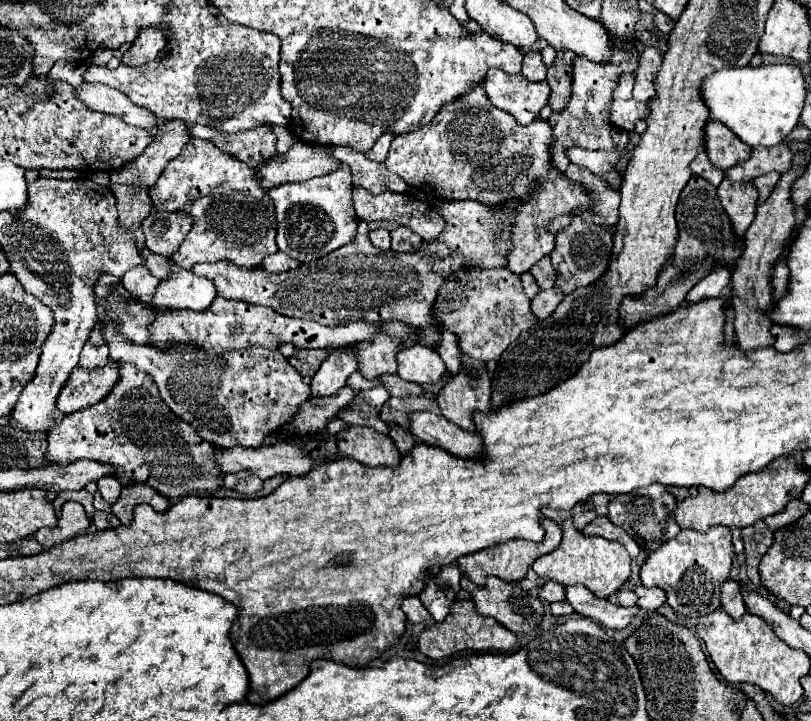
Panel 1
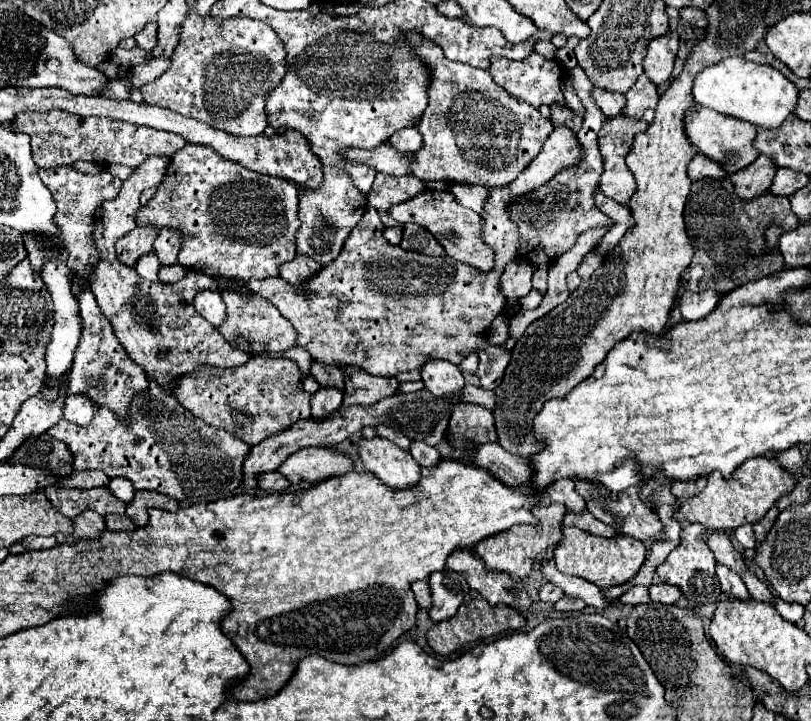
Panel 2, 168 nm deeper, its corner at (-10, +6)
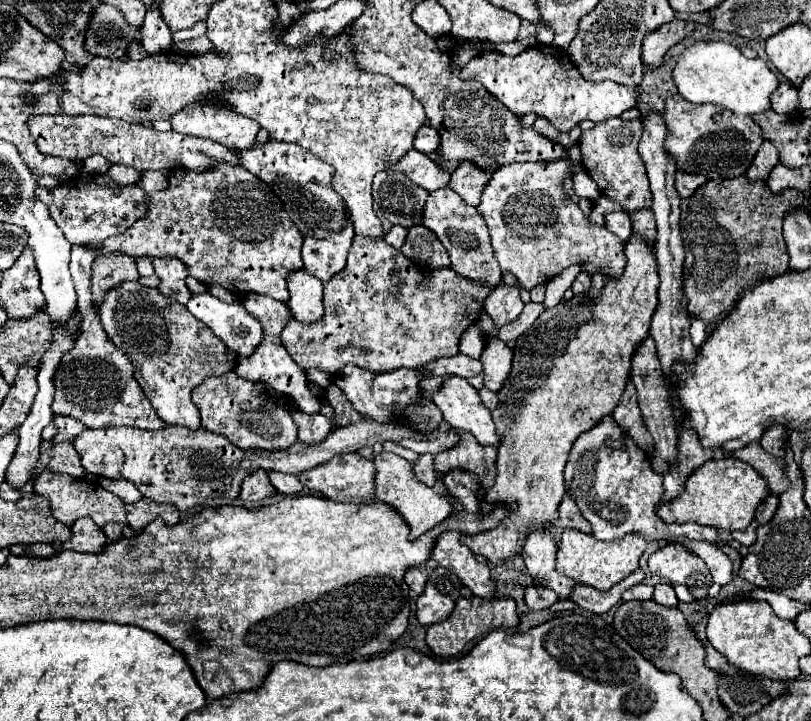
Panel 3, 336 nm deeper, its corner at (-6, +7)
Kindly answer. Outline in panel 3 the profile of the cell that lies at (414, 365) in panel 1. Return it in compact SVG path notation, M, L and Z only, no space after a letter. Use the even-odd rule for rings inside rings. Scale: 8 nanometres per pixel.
M446 378L442 388L432 394L432 402L442 410L444 420L452 428L470 432L480 444L498 446L500 440L488 408L482 404L478 390L472 388L464 378Z

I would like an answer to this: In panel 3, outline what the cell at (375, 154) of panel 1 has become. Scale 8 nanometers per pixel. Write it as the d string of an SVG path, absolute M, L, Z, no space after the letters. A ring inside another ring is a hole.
M422 126L418 136L414 136L414 148L418 152L430 154L434 152L434 148L438 148L438 144L440 144L440 136L432 126Z

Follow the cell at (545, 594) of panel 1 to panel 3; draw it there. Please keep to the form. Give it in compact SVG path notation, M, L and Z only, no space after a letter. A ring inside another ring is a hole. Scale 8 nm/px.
M532 584L526 588L526 594L524 594L524 602L530 610L544 610L544 608L550 608L554 602L558 600L558 596L546 588L546 586L540 586L540 584Z

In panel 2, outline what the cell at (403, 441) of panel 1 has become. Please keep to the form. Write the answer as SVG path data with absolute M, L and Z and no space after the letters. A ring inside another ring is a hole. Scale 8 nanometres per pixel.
M414 441L410 445L410 455L422 467L432 467L432 465L436 465L436 461L442 459L442 455L438 453L438 449L434 449L434 447L430 447L430 445L422 443L422 441Z

